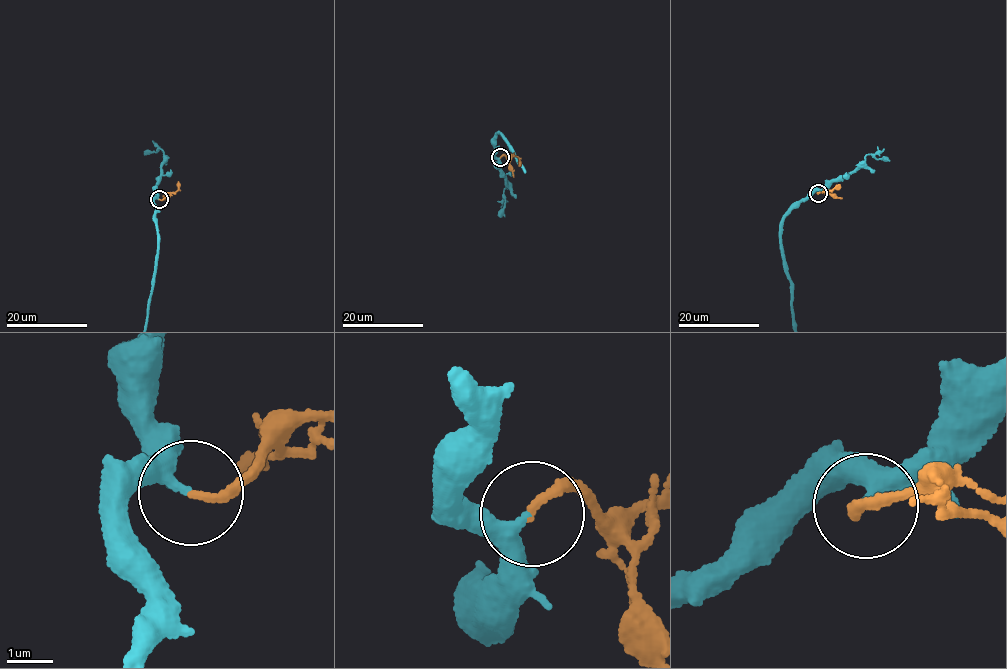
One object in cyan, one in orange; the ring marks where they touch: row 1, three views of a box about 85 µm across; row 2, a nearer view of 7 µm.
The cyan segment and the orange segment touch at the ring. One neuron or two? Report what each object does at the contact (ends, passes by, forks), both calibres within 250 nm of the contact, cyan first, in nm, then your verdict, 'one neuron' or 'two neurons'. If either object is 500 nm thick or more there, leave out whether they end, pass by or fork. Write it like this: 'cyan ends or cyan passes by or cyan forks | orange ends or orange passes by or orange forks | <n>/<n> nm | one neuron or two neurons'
cyan passes by | orange ends | 240/190 nm | one neuron

